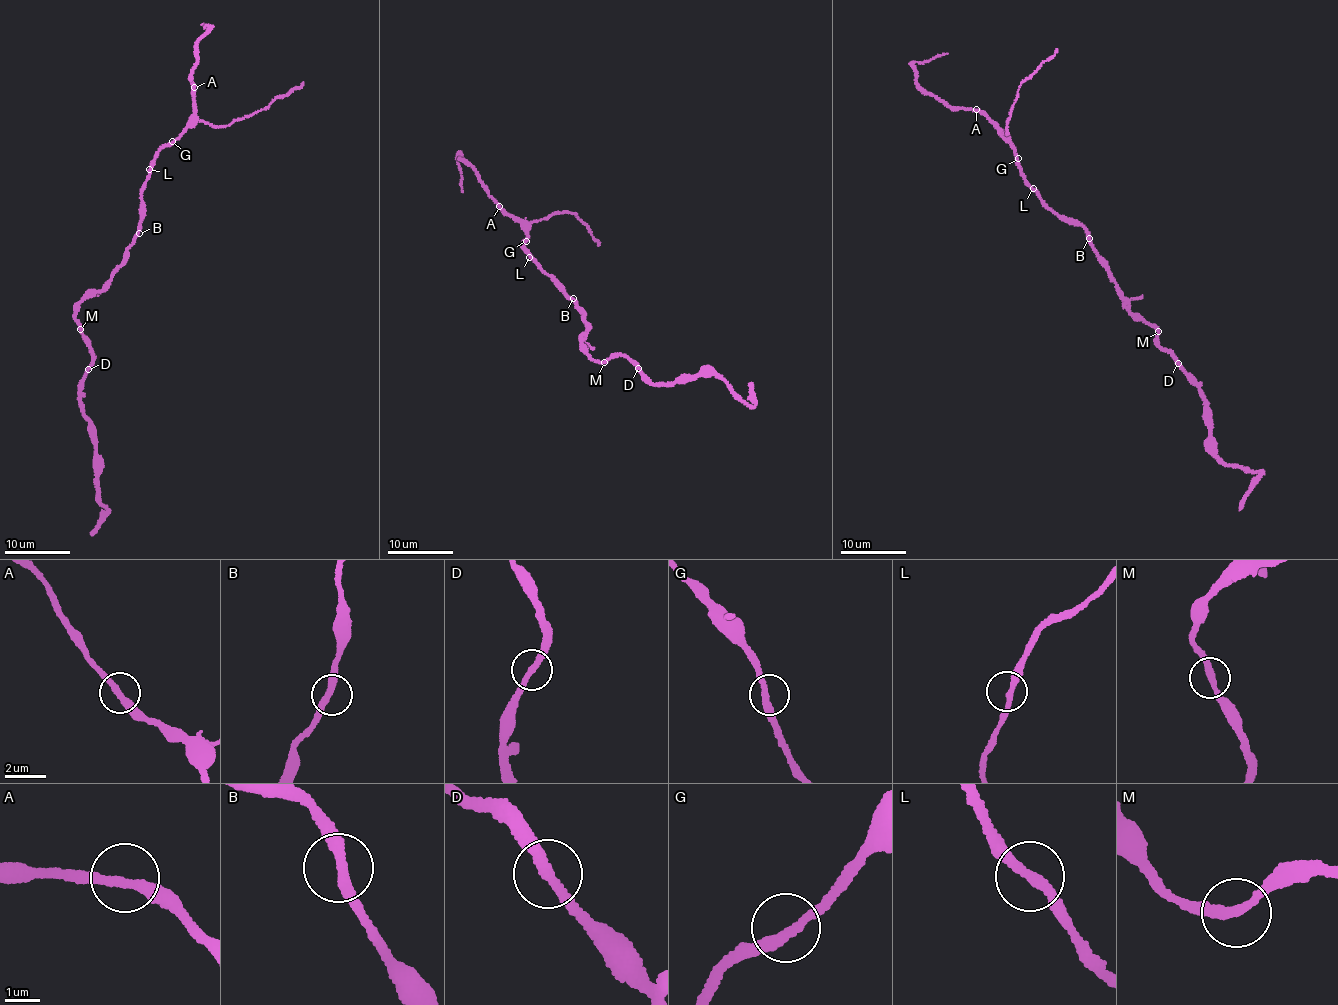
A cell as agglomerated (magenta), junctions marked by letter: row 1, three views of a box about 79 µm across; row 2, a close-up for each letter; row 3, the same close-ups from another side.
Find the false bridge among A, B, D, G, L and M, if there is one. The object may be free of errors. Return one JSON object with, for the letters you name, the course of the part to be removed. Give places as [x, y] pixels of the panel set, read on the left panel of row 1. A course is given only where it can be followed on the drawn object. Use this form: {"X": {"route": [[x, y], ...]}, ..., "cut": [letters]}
{"cut": []}

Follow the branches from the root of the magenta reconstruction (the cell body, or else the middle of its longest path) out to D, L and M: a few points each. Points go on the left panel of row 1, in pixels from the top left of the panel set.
D: (116, 267), (107, 285), (74, 308), (83, 339), (89, 346), (92, 361), (89, 369)
L: (116, 267), (144, 216), (142, 193), (149, 169)
M: (116, 267), (107, 285), (76, 304), (74, 312), (80, 329)

